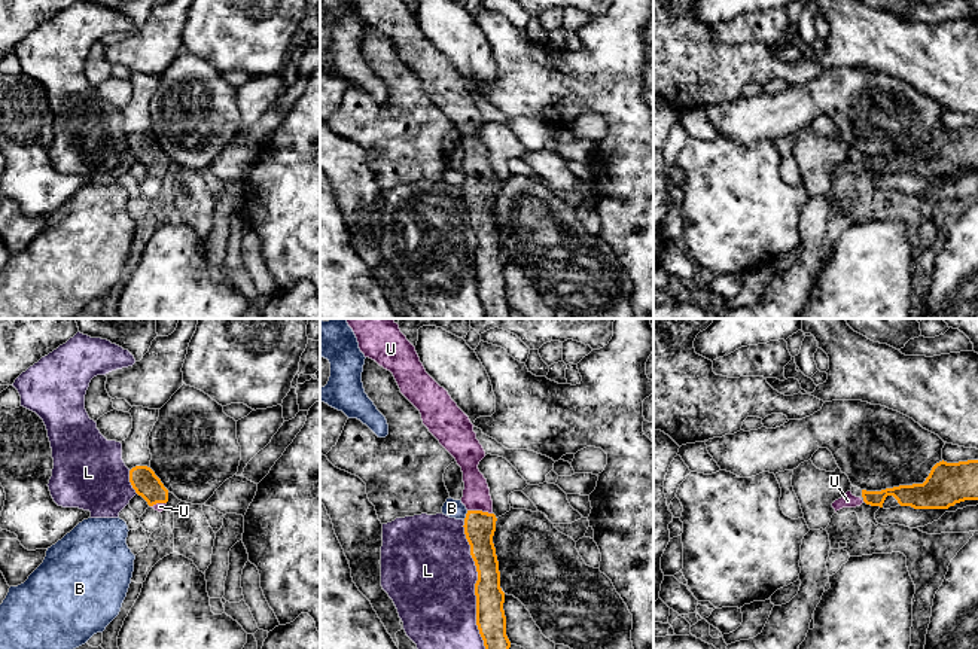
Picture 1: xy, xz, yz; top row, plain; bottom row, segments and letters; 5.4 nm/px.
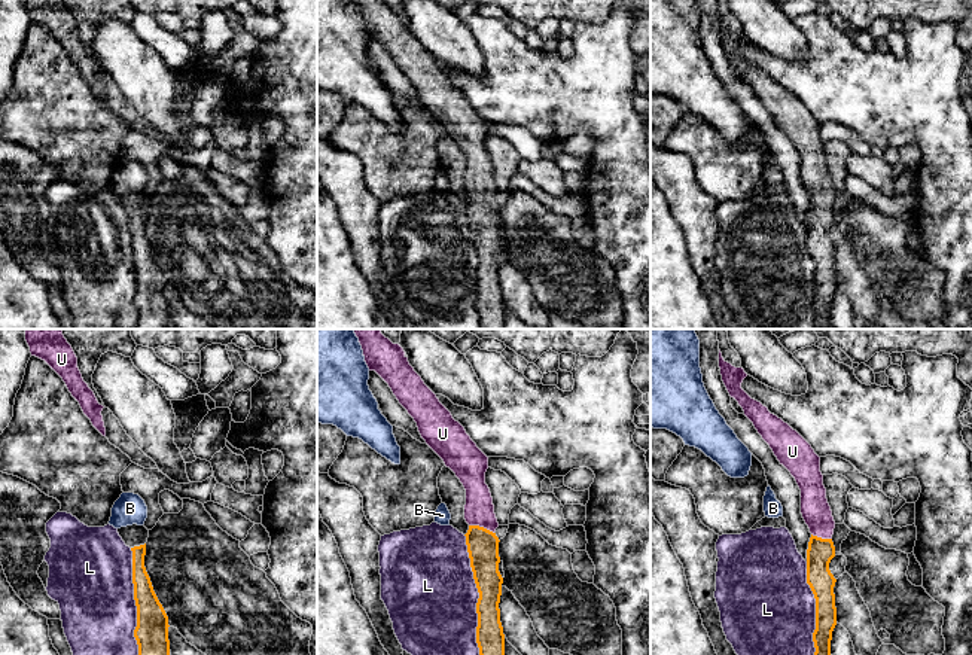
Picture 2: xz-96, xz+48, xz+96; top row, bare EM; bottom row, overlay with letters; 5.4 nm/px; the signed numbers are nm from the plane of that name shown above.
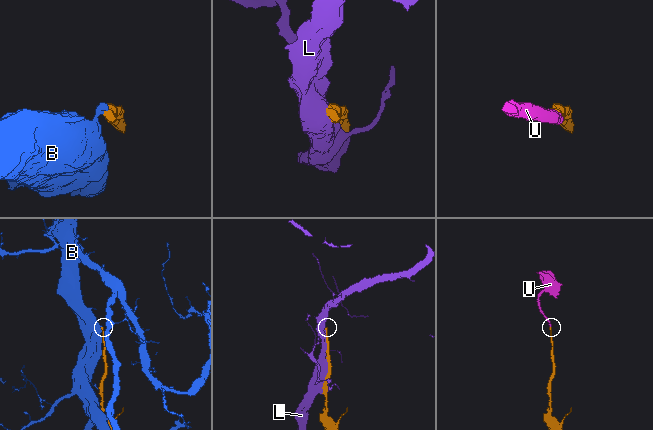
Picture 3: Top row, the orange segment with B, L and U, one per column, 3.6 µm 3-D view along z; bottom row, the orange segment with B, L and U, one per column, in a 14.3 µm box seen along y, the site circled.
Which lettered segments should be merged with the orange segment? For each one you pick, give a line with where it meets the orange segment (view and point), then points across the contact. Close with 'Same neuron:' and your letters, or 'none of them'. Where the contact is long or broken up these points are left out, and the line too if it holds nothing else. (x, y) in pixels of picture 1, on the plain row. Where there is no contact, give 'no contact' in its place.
U: meets orange in xz at (480, 177); runs through xz (480, 194), (480, 177), (477, 162)
Same neuron: U

